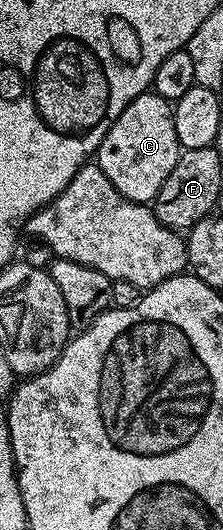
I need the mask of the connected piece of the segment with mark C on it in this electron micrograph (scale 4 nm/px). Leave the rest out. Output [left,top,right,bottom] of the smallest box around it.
[97,89,181,204]

